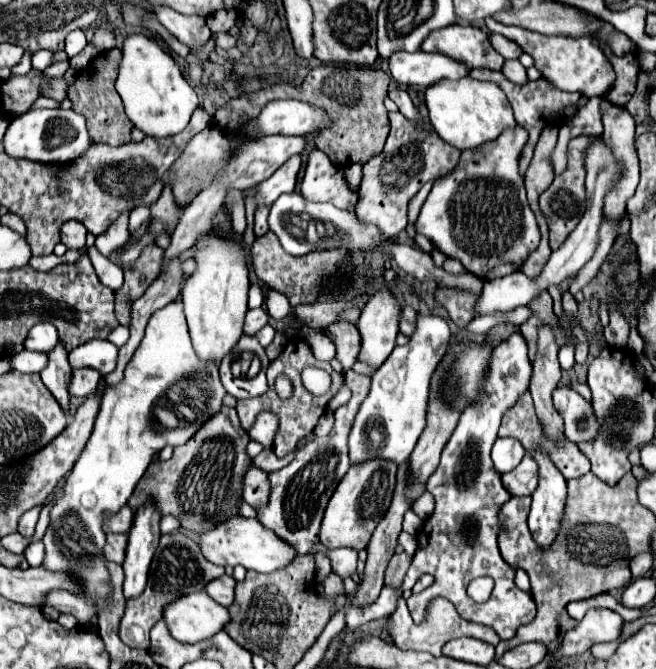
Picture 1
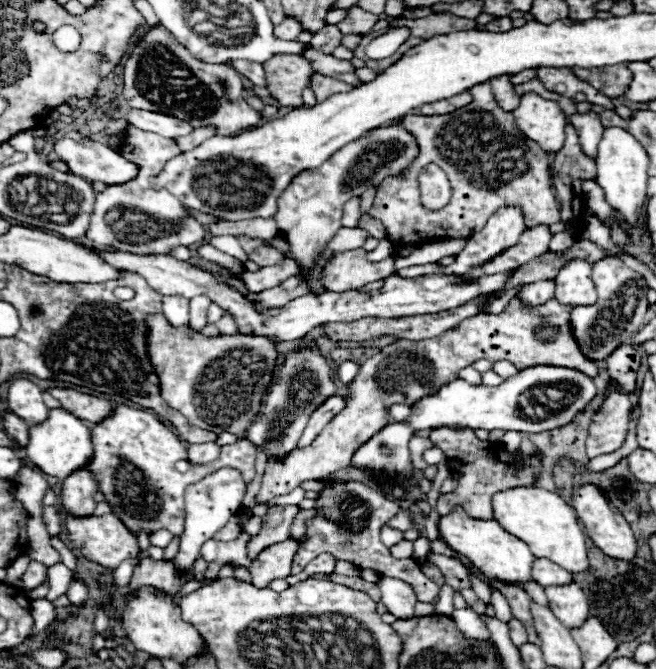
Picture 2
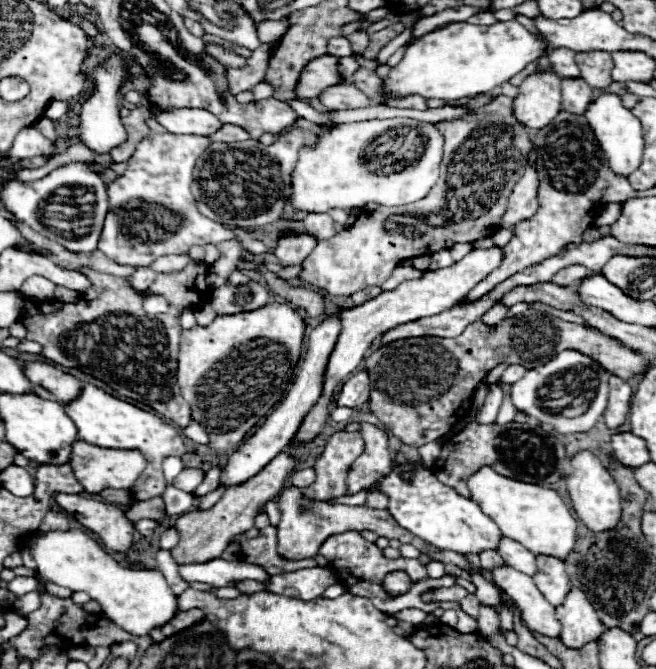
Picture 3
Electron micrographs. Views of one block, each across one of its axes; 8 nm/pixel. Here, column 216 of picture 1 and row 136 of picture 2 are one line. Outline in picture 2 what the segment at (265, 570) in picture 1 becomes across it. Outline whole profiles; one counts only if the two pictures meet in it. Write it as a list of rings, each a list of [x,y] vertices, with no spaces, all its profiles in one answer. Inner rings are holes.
[[[528,92],[520,98],[520,106],[512,114],[520,132],[534,140],[542,150],[558,152],[564,146],[566,116],[556,102]]]

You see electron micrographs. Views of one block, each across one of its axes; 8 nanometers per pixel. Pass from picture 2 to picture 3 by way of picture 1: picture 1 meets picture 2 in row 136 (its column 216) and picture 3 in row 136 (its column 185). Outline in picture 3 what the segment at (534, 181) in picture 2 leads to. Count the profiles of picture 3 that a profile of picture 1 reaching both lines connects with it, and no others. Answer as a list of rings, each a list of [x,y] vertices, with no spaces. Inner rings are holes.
[[[498,96],[480,114],[468,114],[436,126],[446,142],[442,172],[434,190],[424,200],[408,206],[364,206],[350,230],[318,242],[316,250],[304,260],[300,274],[304,282],[334,296],[350,296],[366,286],[382,286],[400,260],[432,254],[458,242],[474,242],[498,232],[508,196],[524,174],[532,150],[524,126],[514,118],[512,98]]]

